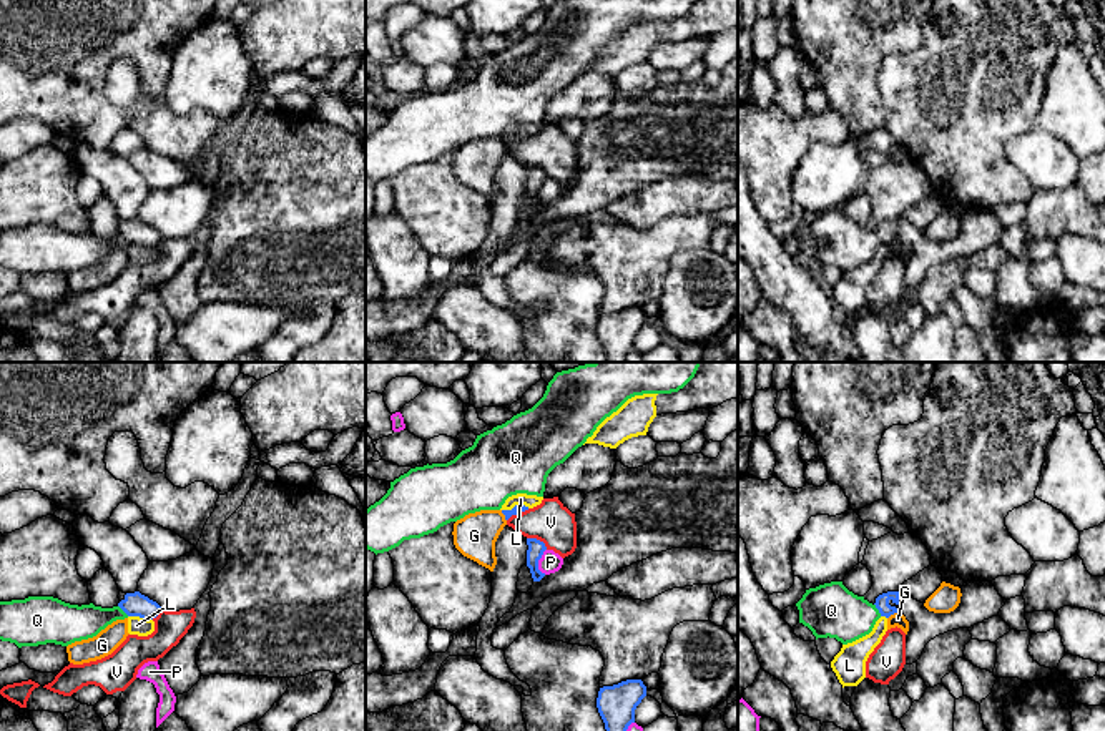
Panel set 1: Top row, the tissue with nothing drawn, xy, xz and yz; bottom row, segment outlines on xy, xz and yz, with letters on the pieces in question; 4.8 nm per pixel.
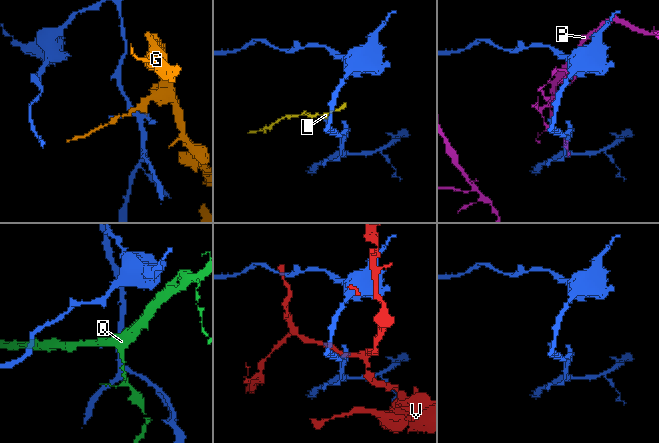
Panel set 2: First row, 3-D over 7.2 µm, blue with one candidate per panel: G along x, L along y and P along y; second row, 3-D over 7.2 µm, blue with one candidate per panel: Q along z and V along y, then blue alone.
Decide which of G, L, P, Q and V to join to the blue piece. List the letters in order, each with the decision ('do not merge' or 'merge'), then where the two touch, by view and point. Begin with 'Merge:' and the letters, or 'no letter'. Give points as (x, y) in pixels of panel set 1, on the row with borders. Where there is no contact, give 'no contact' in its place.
Merge: no letter
G: do not merge | yz (893, 613)
L: do not merge | xz (515, 505)
P: do not merge | xz (537, 562)
Q: do not merge | yz (878, 608)
V: do not merge | xz (539, 540)

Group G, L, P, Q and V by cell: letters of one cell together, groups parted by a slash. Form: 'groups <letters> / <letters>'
groups G / L / P / Q / V

